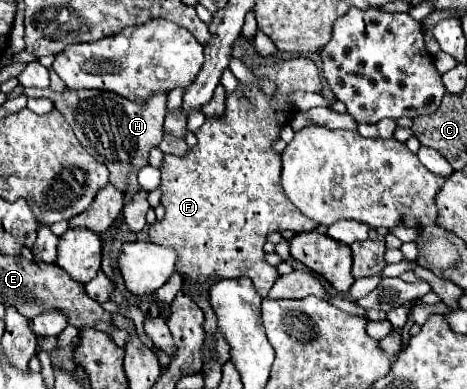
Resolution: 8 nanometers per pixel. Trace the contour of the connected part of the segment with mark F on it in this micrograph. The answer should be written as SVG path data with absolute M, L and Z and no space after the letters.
M295 57L295 59L277 59L277 61L261 61L263 65L251 65L255 75L273 79L277 85L277 93L273 97L267 97L257 85L239 85L239 89L231 95L227 95L227 111L223 117L217 119L207 119L203 127L195 133L197 135L197 145L187 151L185 157L175 157L175 155L165 155L165 163L161 167L161 205L165 207L165 217L161 221L155 221L149 227L149 237L153 243L163 245L163 247L173 247L179 261L177 261L177 271L181 277L189 283L191 287L191 297L193 301L203 309L205 313L205 331L213 333L217 343L215 351L219 355L221 363L227 363L229 359L229 345L217 331L215 315L211 311L211 305L207 301L207 293L197 297L197 287L207 281L209 277L217 279L235 279L235 277L249 277L259 291L261 297L267 297L269 289L277 281L279 273L275 267L267 265L263 261L263 245L267 241L267 233L271 231L313 231L317 225L315 221L307 219L283 193L281 187L281 155L273 151L271 143L279 139L281 127L287 123L291 103L287 99L289 93L293 91L313 91L317 93L321 89L321 79L319 79L319 69L317 65L307 59L307 57Z

